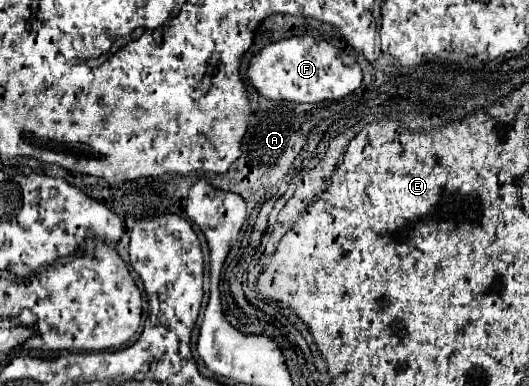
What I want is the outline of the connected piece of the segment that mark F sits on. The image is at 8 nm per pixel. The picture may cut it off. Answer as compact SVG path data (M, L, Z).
M294 36L272 42L256 52L246 70L250 86L268 100L294 100L316 104L324 100L340 100L353 93L362 84L362 68L356 58L342 58L342 50L312 36Z

